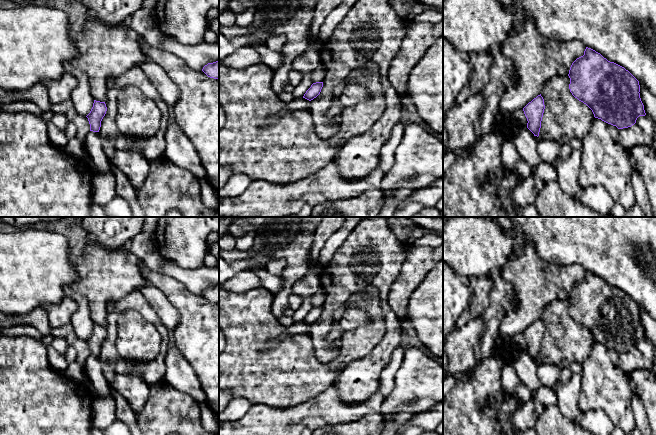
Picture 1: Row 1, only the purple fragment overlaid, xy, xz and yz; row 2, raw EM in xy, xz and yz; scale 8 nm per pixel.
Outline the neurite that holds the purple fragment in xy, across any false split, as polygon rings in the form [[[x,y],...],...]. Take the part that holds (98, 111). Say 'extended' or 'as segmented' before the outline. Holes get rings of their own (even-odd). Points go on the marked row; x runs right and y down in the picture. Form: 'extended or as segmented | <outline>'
as segmented | [[[94,100],[93,107],[90,113],[86,116],[90,124],[90,131],[99,132],[101,121],[105,116],[107,107],[105,102]]]

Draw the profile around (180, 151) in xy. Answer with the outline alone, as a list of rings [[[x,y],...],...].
[[[175,120],[167,126],[165,143],[165,157],[171,163],[188,170],[199,179],[205,178],[205,169],[195,146]]]

